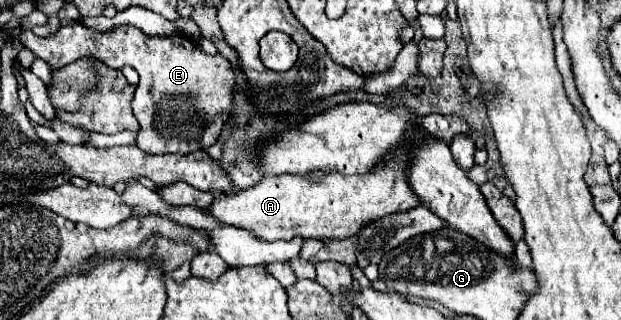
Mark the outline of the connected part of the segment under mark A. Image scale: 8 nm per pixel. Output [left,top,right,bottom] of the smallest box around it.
[204,151,420,241]

